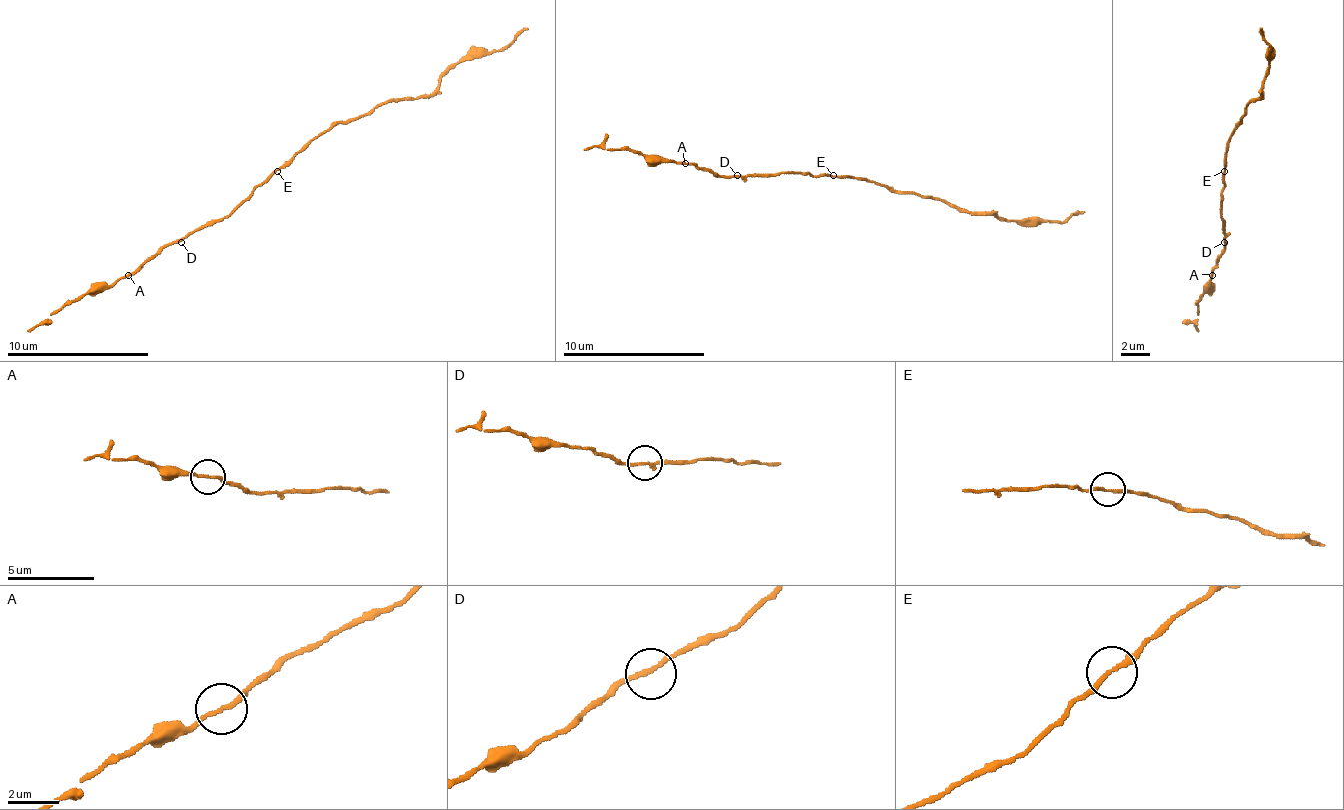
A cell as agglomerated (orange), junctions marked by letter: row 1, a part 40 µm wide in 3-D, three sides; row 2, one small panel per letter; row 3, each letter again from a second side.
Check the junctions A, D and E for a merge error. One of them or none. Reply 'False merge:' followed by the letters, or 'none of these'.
False merge: none of these

